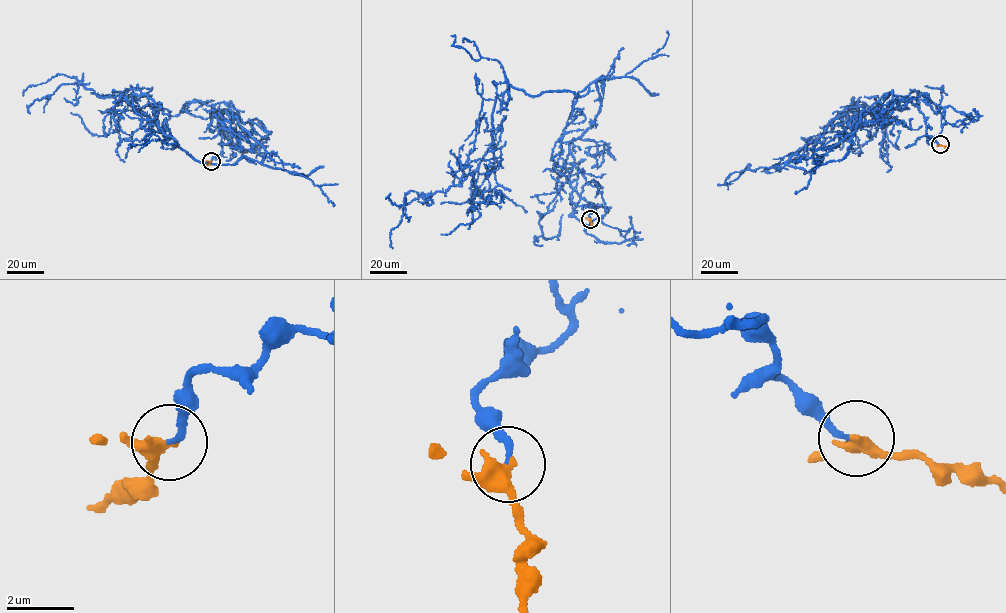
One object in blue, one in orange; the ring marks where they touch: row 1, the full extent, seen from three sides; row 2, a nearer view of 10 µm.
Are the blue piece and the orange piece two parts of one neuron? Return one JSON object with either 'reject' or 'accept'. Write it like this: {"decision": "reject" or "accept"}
{"decision": "accept"}

